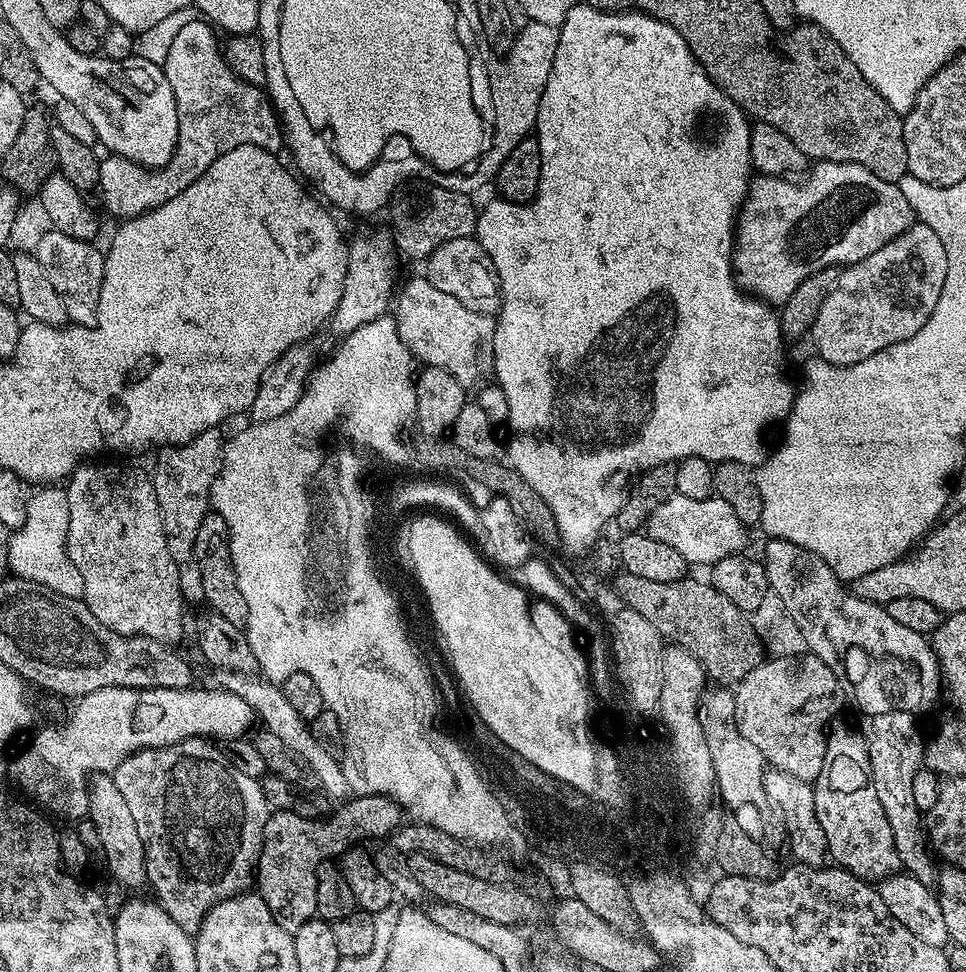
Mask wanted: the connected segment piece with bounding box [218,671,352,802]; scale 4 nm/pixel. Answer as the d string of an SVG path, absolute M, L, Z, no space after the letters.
M221 671L218 680L219 687L225 688L230 694L238 694L246 706L250 706L253 717L260 720L263 727L270 733L275 734L280 741L303 760L304 764L315 774L320 782L321 791L333 801L340 802L351 795L349 782L346 781L346 774L341 761L326 752L322 746L318 746L318 738L314 738L309 721L301 718L300 715L290 707L290 701L286 699L283 687L279 684L272 684L270 681L261 678L259 675L244 675L238 672Z

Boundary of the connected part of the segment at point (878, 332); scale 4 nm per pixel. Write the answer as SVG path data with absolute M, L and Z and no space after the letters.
M913 223L911 228L898 234L898 238L886 242L882 250L874 250L874 254L841 271L838 286L834 286L830 298L826 298L822 310L818 310L818 318L810 333L810 340L816 343L815 355L845 368L870 358L870 354L878 354L878 350L886 350L886 346L910 339L926 326L930 314L934 314L934 306L938 306L942 294L942 282L946 282L946 246L942 246L938 234L934 234L930 226Z

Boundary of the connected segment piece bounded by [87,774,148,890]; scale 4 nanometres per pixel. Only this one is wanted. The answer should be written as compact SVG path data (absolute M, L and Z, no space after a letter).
M96 774L91 777L87 819L97 827L104 852L102 860L108 863L111 879L127 890L145 887L148 875L142 837L138 834L138 825L134 823L134 817L131 816L126 801L118 791L118 786L112 781L111 775Z

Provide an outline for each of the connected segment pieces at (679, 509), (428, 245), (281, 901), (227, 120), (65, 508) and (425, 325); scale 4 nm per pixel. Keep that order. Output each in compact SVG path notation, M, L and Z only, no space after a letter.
M673 494L667 500L662 501L646 521L646 534L658 542L666 542L666 546L674 546L674 550L678 550L678 554L682 554L682 558L689 565L711 566L722 558L730 558L743 553L747 549L744 547L748 544L748 532L749 529L738 518L738 514L734 514L734 510L730 510L730 506L726 506L726 502L719 498L691 500L685 496Z
M428 184L420 192L420 200L412 200L400 212L394 239L401 253L423 261L431 252L438 250L450 238L466 238L476 231L477 205L472 205L473 197L466 192L450 190L446 186Z
M356 796L341 803L340 808L331 813L327 819L307 820L293 812L273 811L264 827L264 845L260 851L260 860L256 863L255 883L260 883L258 895L270 906L270 914L274 914L274 922L282 926L287 932L295 933L298 926L316 916L316 871L320 864L329 858L339 858L360 842L368 842L371 836L391 837L397 828L401 827L402 809L389 796Z
M199 18L183 27L178 33L178 38L174 39L162 65L164 76L174 92L175 108L178 110L178 142L172 160L165 168L149 170L140 167L133 160L111 154L105 155L106 158L100 160L98 193L100 192L100 200L104 203L106 211L117 212L120 218L133 218L151 211L152 208L160 208L170 198L182 194L182 190L186 190L190 182L198 182L198 178L202 178L202 174L206 174L206 170L210 170L210 166L222 154L243 144L253 144L266 149L267 152L275 153L279 153L285 147L286 141L277 113L267 103L263 104L259 94L261 91L255 85L245 84L245 81L229 68L218 44L216 48L215 35L217 36L217 33L213 25Z
M44 486L28 502L26 522L11 533L8 541L8 568L13 577L45 584L50 590L67 596L83 597L82 574L74 570L68 557L70 502L60 486Z
M423 275L416 276L399 289L394 300L396 333L421 365L446 370L465 390L476 388L493 375L495 319L462 306L458 298L438 290Z

